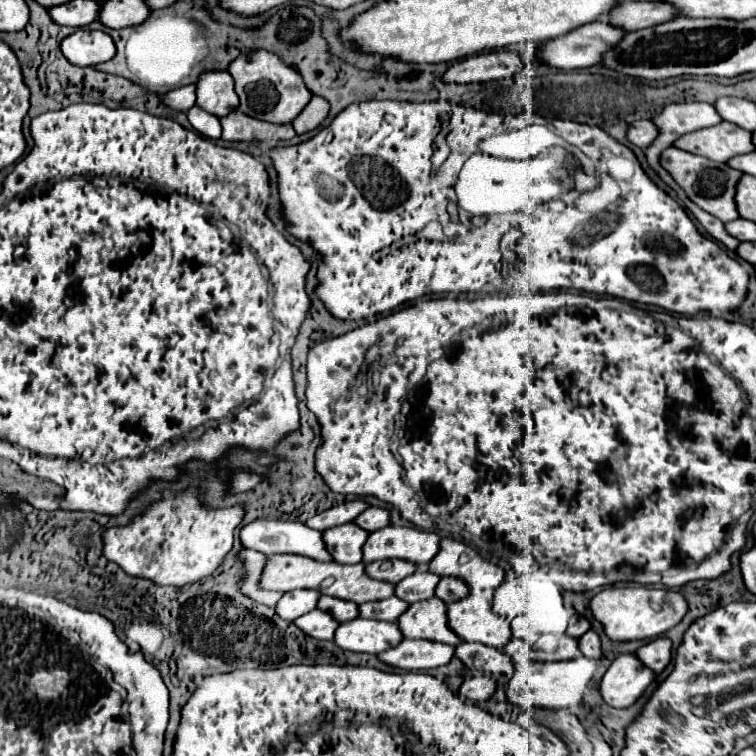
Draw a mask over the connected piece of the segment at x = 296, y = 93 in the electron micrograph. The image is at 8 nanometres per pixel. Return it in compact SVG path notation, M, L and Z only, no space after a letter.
M253 49L251 53L239 55L229 63L227 71L235 81L235 93L239 95L239 111L269 123L291 123L295 115L309 103L311 93L307 91L303 77L295 67L287 65L279 55L267 49Z

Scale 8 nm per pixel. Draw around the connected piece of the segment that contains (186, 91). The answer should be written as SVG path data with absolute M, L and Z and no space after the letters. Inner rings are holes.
M185 85L163 95L163 103L177 111L189 111L195 105L195 85Z

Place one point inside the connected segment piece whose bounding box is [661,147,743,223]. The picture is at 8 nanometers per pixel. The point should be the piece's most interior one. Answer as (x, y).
(711, 185)

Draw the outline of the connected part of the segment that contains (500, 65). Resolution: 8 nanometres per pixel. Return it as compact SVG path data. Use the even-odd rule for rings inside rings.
M491 51L467 57L459 63L453 63L445 73L443 81L451 83L483 83L493 79L505 79L513 77L525 67L525 59L521 53L515 51Z

